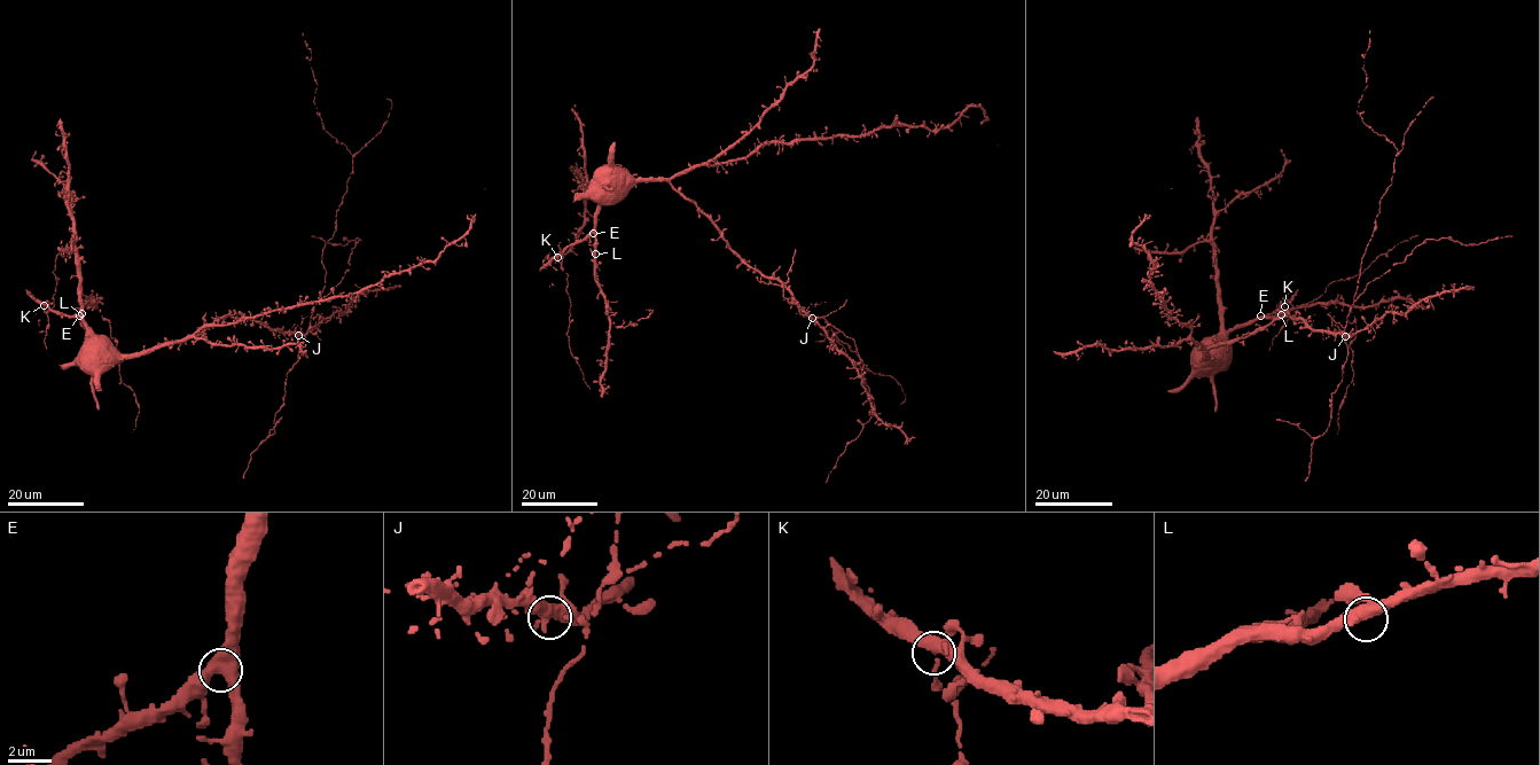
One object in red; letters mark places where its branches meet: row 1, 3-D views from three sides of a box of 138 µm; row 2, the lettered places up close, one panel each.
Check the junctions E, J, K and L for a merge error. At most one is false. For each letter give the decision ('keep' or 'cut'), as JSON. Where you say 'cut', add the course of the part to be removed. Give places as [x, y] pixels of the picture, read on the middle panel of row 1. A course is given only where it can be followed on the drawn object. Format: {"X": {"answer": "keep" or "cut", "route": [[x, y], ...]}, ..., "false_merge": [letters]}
{"E": {"answer": "keep"}, "J": {"answer": "keep"}, "K": {"answer": "keep"}, "L": {"answer": "keep"}, "false_merge": []}

